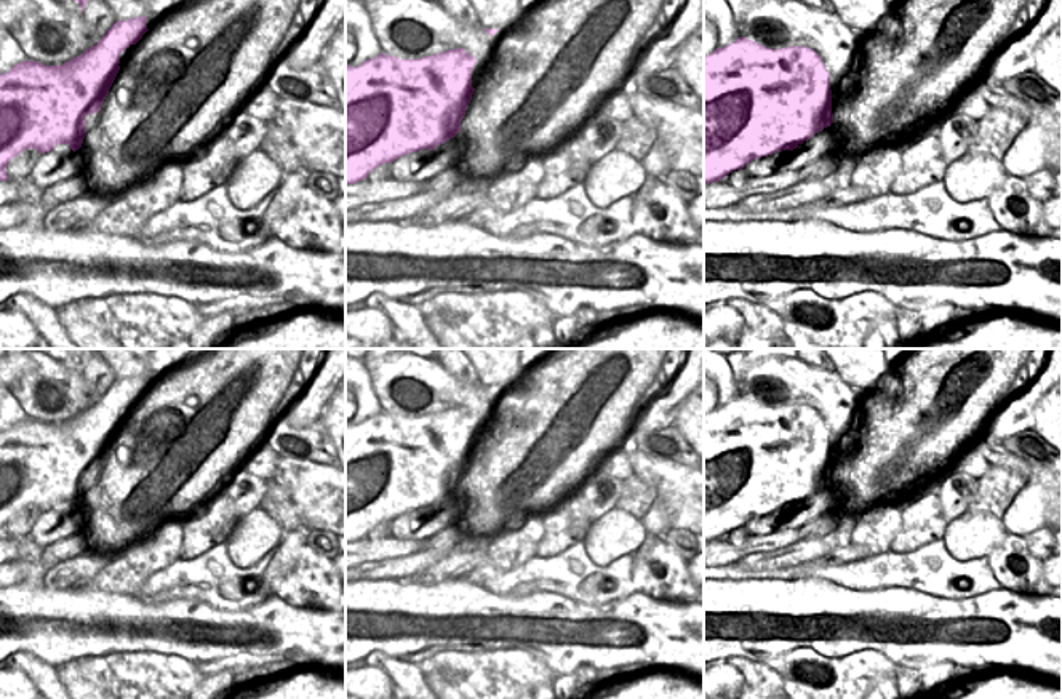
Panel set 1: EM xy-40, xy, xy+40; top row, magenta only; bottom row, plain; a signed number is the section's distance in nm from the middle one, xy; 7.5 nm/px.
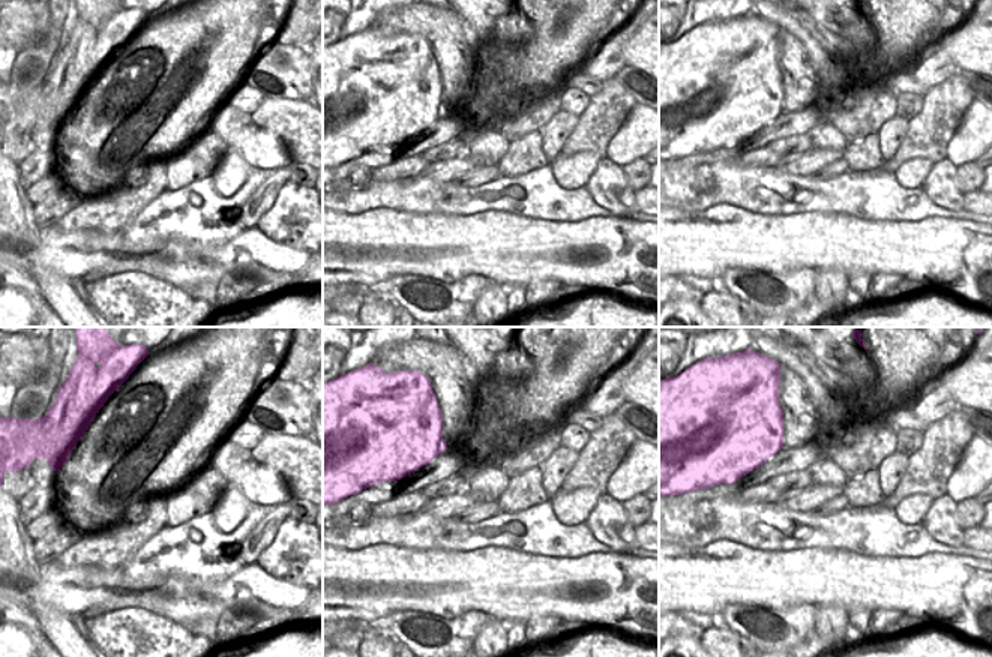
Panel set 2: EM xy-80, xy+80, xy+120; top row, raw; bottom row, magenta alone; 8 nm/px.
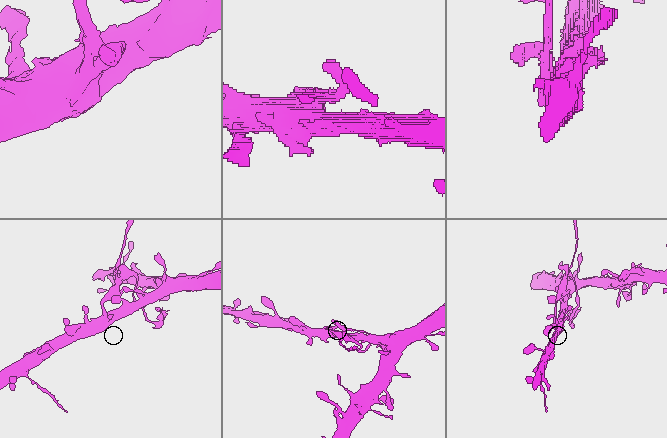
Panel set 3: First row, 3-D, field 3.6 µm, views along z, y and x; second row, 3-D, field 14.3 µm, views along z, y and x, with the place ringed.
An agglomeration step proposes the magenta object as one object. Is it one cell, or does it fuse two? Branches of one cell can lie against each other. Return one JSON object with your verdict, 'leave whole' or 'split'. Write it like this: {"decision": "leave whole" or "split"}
{"decision": "split"}

